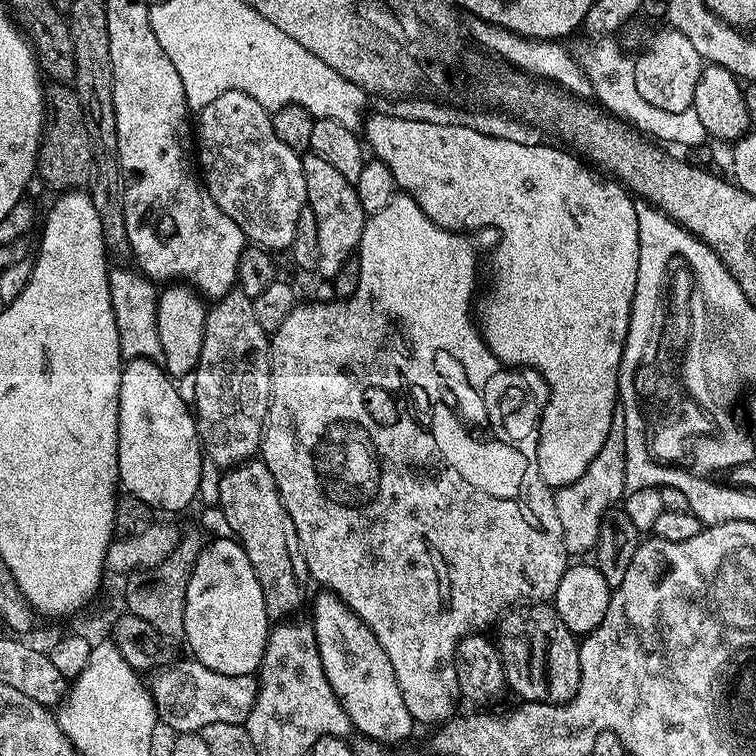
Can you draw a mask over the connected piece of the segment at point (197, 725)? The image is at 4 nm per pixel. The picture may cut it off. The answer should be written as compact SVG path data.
M195 658L187 659L169 663L151 677L150 691L157 721L163 727L165 724L172 728L173 733L201 732L206 726L214 726L214 722L243 724L256 701L257 677L218 674Z

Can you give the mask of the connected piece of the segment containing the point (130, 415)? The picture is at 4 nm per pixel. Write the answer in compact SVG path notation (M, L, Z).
M155 360L127 361L120 374L118 422L118 470L123 491L142 498L157 513L180 512L191 506L204 464L196 417L179 397L173 378Z

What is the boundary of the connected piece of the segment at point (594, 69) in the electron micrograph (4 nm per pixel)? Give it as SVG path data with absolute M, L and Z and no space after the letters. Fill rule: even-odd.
M602 36L585 41L580 49L575 49L574 55L588 79L592 81L592 93L602 105L603 111L623 120L625 124L632 125L637 132L664 146L677 144L680 148L696 148L703 140L709 139L706 126L702 126L696 112L658 110L658 106L650 106L650 102L646 102L642 94L638 94L638 85L634 82L635 59L631 55L628 57L620 49L616 38Z

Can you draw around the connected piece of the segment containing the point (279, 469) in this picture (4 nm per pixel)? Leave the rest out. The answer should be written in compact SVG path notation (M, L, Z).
M397 194L392 197L392 200L382 209L378 210L378 214L367 217L364 221L364 229L362 230L362 238L358 249L358 259L360 261L360 281L358 282L358 290L348 300L333 299L332 304L304 304L297 303L292 309L290 318L286 318L286 322L282 322L282 326L270 336L270 363L272 365L272 377L270 378L270 386L272 393L270 394L270 402L268 403L268 419L264 422L264 439L260 441L259 455L262 457L264 464L270 470L270 474L274 474L274 482L278 494L282 498L282 502L286 506L286 514L290 514L290 522L294 522L294 530L298 530L298 542L302 546L302 554L304 561L308 567L309 577L313 581L320 583L319 587L324 590L331 590L336 593L340 599L348 603L350 610L354 610L354 614L358 614L358 618L362 618L362 622L366 622L366 626L370 626L372 633L378 638L378 642L386 650L386 658L390 658L390 666L394 666L394 678L398 682L398 686L402 690L402 702L406 702L406 710L410 710L413 721L417 725L432 724L431 726L439 726L449 719L457 711L456 700L461 699L460 687L458 686L458 678L456 677L456 648L460 645L460 639L463 636L471 636L484 630L487 624L495 625L500 617L505 612L509 611L513 606L519 605L521 602L548 602L555 597L558 590L558 582L562 582L562 574L569 566L570 557L564 539L562 538L562 522L558 518L558 510L556 509L556 497L553 489L546 486L546 482L542 482L542 474L538 470L538 456L528 456L528 460L532 460L528 464L526 474L492 474L496 470L490 470L486 466L484 460L474 460L472 456L472 464L468 464L468 458L458 458L454 450L460 450L458 438L458 426L456 426L456 414L450 414L450 398L454 398L458 394L458 386L462 380L462 368L460 368L460 360L458 356L468 356L466 350L472 346L478 346L478 342L482 342L484 337L480 329L474 330L472 325L468 323L467 305L468 291L472 287L472 266L478 257L473 253L475 243L467 240L469 237L464 234L447 232L444 228L439 228L427 214L418 206L418 202L413 196L407 194Z

